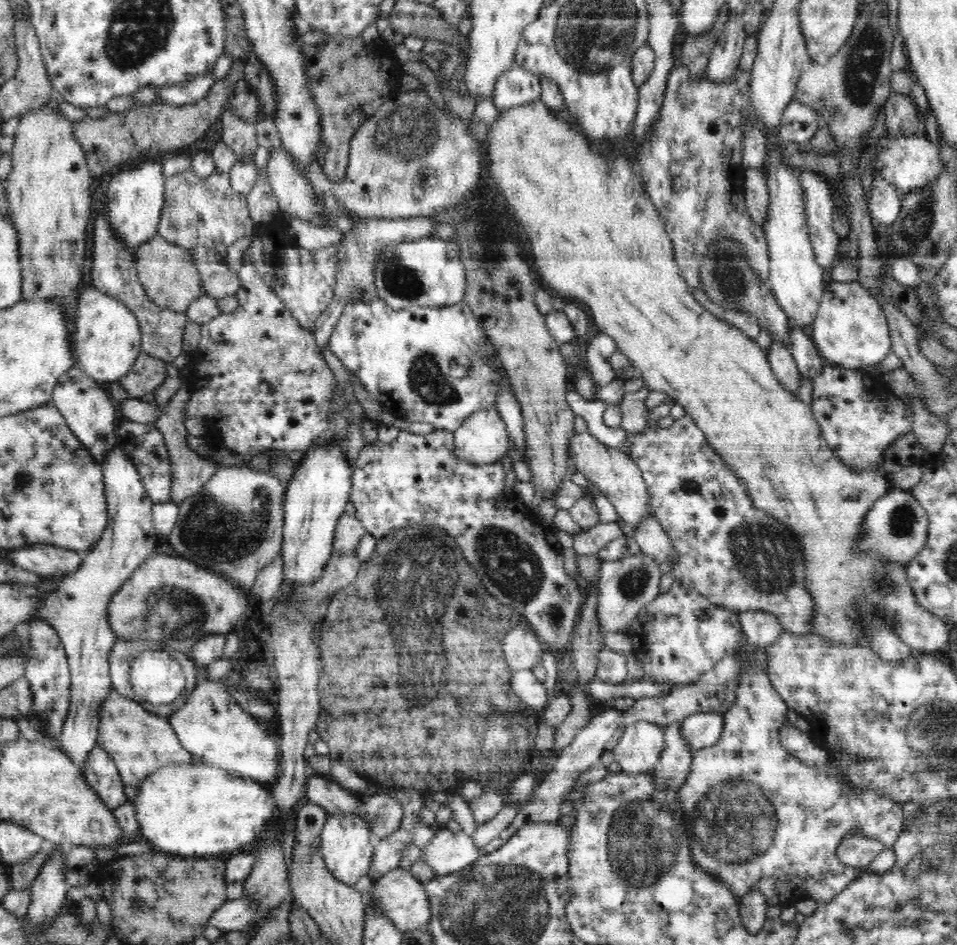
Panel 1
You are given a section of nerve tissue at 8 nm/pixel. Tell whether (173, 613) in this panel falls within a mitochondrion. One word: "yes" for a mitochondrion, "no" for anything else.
yes

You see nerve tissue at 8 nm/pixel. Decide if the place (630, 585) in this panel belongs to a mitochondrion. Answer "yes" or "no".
yes

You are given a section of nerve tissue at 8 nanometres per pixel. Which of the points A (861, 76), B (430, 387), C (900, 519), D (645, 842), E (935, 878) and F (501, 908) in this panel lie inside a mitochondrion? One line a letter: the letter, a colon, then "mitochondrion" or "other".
A: mitochondrion
B: mitochondrion
C: mitochondrion
D: mitochondrion
E: mitochondrion
F: mitochondrion

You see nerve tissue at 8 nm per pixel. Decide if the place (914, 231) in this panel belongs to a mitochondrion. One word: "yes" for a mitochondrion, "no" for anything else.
yes

